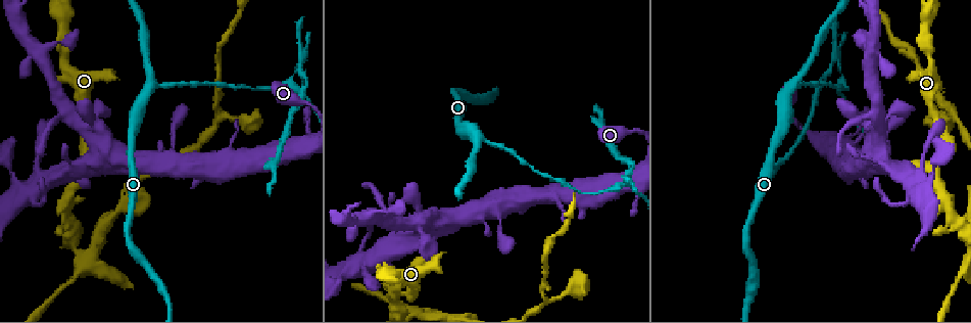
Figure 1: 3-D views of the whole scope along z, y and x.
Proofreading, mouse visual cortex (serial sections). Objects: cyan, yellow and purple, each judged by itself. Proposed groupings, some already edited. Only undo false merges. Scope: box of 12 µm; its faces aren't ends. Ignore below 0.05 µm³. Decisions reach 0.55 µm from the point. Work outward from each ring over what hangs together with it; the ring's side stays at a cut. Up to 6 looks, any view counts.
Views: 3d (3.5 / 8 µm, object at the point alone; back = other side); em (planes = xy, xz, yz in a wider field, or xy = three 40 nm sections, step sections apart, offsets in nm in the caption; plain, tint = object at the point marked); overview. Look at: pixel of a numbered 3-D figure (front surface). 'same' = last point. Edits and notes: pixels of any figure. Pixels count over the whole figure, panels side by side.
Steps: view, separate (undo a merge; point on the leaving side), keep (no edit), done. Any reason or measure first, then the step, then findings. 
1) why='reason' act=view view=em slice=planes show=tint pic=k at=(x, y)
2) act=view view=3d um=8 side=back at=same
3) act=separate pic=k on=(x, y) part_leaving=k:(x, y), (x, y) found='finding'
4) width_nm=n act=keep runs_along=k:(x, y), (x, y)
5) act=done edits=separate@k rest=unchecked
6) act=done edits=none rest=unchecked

act=view view=3d um=3.5 pic=1 at=(153, 86)

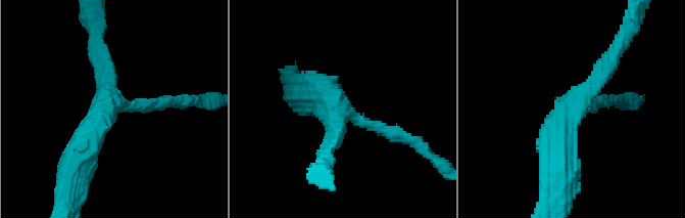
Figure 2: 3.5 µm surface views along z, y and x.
arms=3 arm_widths_nm=200,250,450 why='need the tissue' act=view view=em slice=planes show=tint pic=2 at=(113, 105)

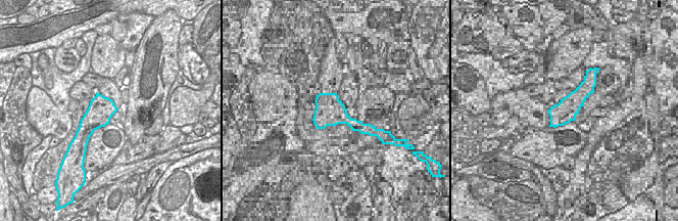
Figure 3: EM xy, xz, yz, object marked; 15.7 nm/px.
why='another direction' act=view view=em slice=xy step=3 show=tint at=same

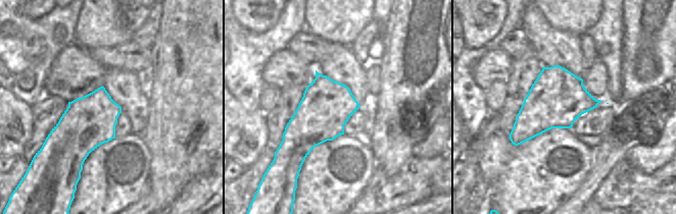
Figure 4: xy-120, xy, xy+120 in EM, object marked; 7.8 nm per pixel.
act=keep runs_along=2:(78, 158), (109, 104), (176, 100) found='all the same cell'

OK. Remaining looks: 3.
why='three arms meet' act=view view=3d um=8 side=back pic=1 at=(63, 114)

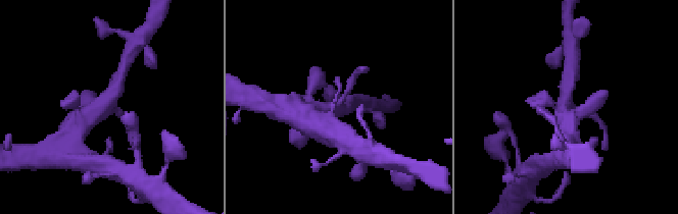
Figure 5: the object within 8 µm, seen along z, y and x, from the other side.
act=view view=3d um=3.5 pic=5 at=(109, 108)

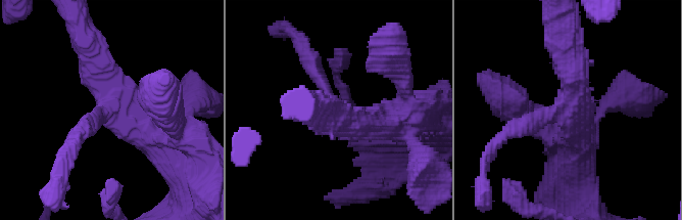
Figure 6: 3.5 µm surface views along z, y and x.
arms=3 arm_widths_nm=200,400,600 act=view view=em slice=planes show=tint pic=6 at=(107, 110)

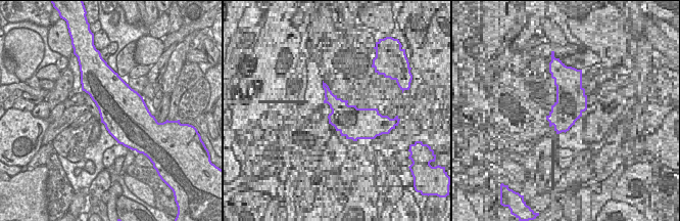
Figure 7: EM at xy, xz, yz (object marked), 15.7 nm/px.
act=keep runs_along=6:(169, 148), (103, 86), (88, 42) found='all the same cell'

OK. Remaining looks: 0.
act=done edits=none rest=unchecked

